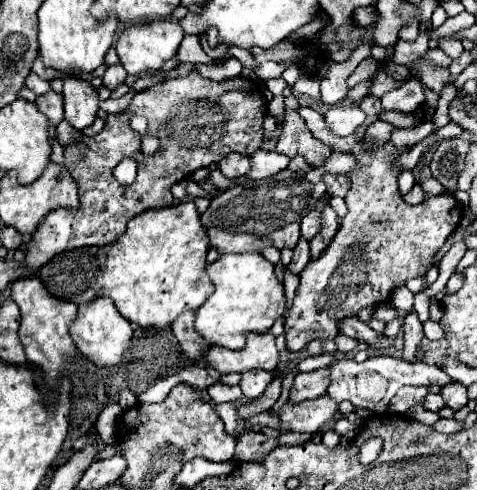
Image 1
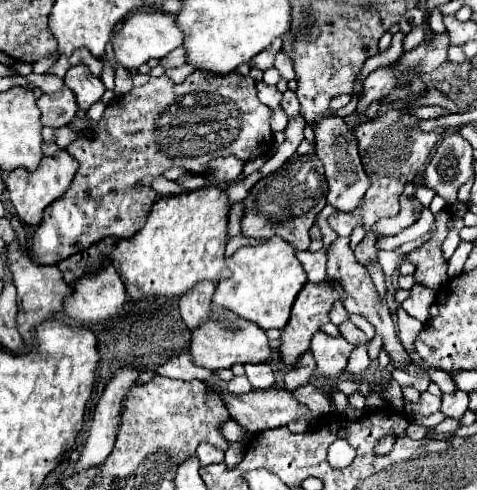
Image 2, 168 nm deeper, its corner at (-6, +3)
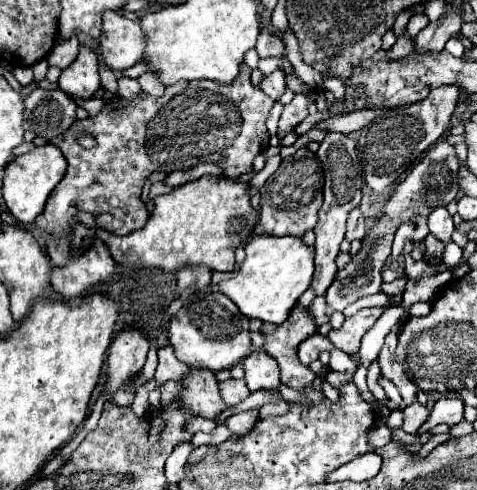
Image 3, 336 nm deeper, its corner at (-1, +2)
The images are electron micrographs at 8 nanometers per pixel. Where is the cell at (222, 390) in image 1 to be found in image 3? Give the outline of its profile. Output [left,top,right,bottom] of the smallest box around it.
[219,379,251,405]

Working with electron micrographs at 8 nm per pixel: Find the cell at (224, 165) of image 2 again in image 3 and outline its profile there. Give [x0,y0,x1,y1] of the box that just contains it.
[165,163,223,187]

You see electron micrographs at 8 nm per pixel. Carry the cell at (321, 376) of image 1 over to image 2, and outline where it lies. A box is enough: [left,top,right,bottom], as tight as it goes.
[310,332,352,384]

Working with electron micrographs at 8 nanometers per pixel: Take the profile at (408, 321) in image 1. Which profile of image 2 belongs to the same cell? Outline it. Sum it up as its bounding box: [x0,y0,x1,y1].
[402,284,436,322]

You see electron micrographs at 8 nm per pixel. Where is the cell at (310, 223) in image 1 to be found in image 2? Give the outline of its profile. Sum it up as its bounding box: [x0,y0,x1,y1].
[328,210,358,236]

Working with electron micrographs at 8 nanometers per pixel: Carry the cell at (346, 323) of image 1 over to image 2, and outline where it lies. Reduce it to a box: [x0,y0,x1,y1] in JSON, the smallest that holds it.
[330,302,348,326]

